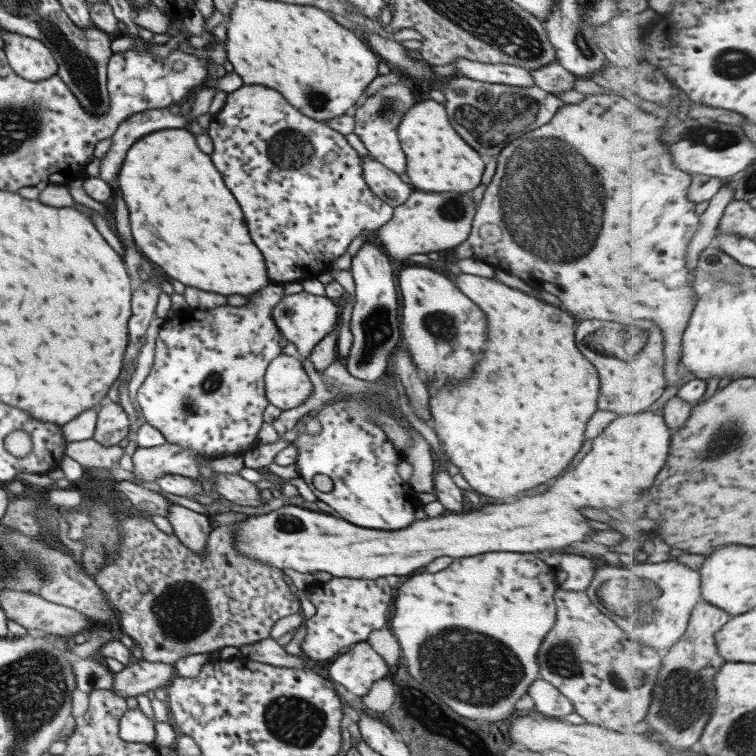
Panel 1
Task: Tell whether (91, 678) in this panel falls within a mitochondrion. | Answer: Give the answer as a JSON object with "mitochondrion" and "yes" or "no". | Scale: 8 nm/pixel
{"mitochondrion":"yes"}

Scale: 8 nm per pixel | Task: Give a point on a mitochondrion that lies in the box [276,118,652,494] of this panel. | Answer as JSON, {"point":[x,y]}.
{"point":[555,210]}

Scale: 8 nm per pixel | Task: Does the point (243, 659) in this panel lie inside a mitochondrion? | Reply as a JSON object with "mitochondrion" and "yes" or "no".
{"mitochondrion":"no"}

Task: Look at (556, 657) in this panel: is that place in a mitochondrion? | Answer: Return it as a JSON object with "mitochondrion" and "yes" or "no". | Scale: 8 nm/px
{"mitochondrion":"yes"}

